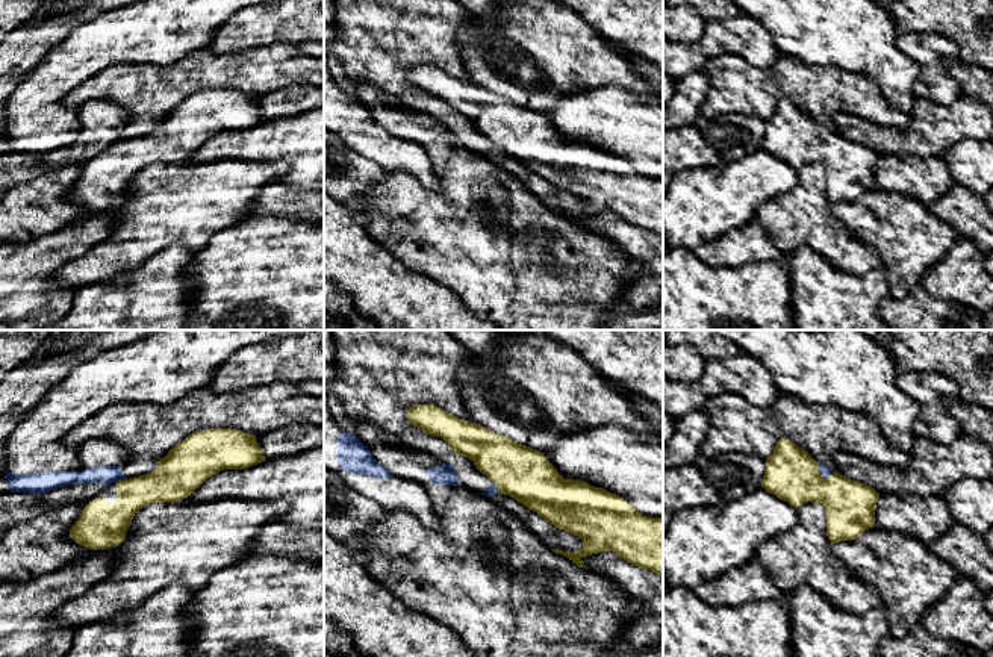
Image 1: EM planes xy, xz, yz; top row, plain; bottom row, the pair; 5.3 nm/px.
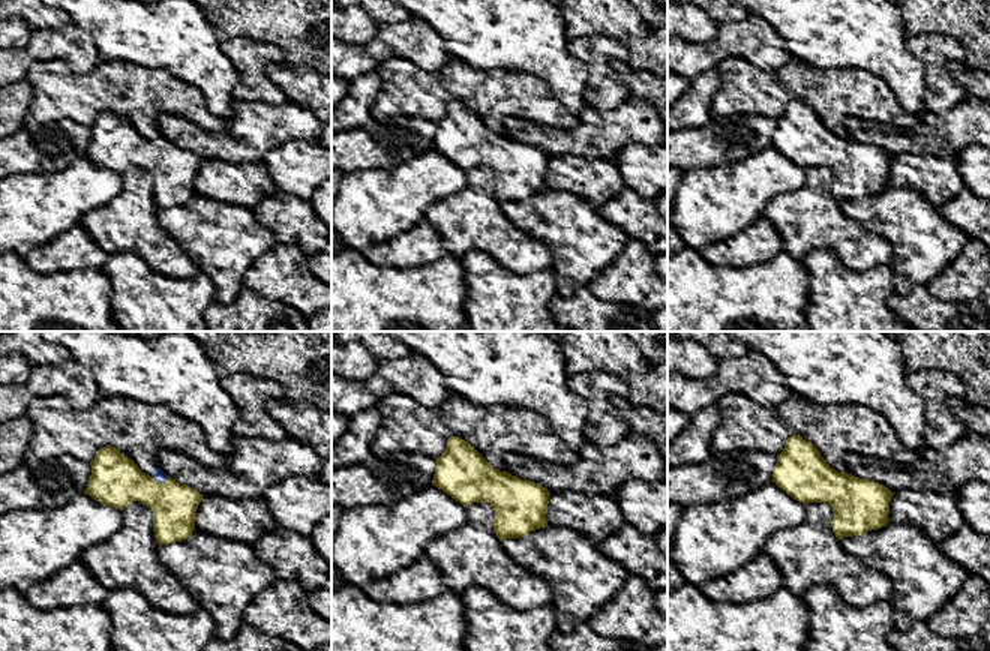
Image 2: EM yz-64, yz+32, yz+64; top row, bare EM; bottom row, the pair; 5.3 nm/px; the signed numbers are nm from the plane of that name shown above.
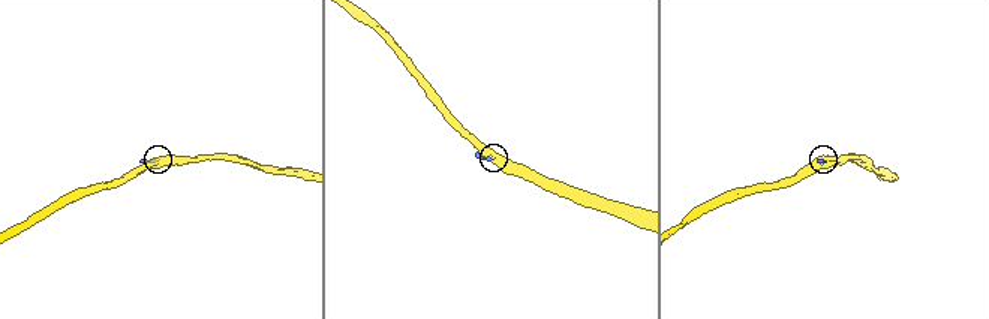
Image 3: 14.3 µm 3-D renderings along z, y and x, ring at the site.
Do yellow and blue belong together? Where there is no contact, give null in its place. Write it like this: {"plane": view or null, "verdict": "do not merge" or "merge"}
{"plane": "yz", "verdict": "do not merge"}

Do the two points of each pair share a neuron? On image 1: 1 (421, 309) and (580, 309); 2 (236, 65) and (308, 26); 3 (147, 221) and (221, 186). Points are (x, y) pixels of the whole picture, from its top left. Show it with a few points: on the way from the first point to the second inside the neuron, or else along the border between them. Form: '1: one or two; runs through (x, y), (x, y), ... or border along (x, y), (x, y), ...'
1: two; border along (444, 285), (451, 288), (477, 314)
2: two; border along (295, 44), (270, 43), (245, 50)
3: one; runs through (165, 203), (203, 199)

